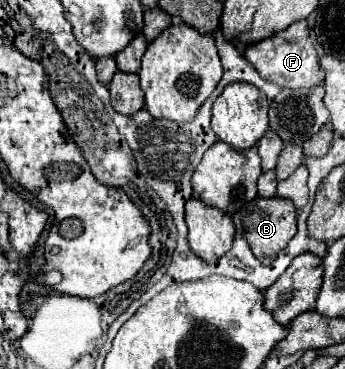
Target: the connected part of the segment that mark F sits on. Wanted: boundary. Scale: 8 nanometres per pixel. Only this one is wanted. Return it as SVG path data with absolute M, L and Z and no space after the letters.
M298 21L292 23L288 29L252 45L246 49L246 57L248 61L256 67L256 71L262 75L262 79L276 83L280 87L288 87L288 89L310 89L310 87L318 87L324 81L324 73L318 65L316 59L316 49L308 37L310 29L306 21Z

